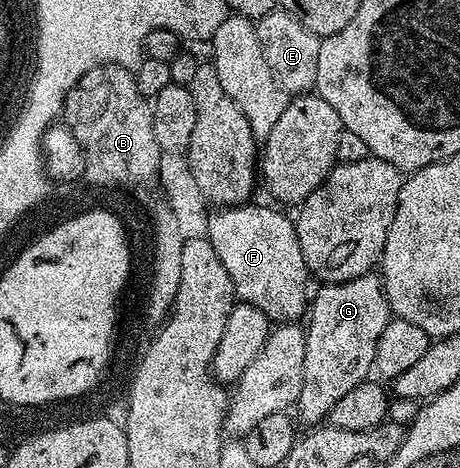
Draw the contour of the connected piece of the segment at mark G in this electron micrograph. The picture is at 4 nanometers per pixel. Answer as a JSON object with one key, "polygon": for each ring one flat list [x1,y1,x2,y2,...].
{"polygon":[[378,276,358,277,336,285,324,284,320,289,323,290,309,301,311,322,305,325,303,386,297,402,298,420,303,420,307,427,318,426,330,414,337,399,353,391,357,383,368,380,375,363,377,339,381,339,381,331,385,331,392,316]]}

